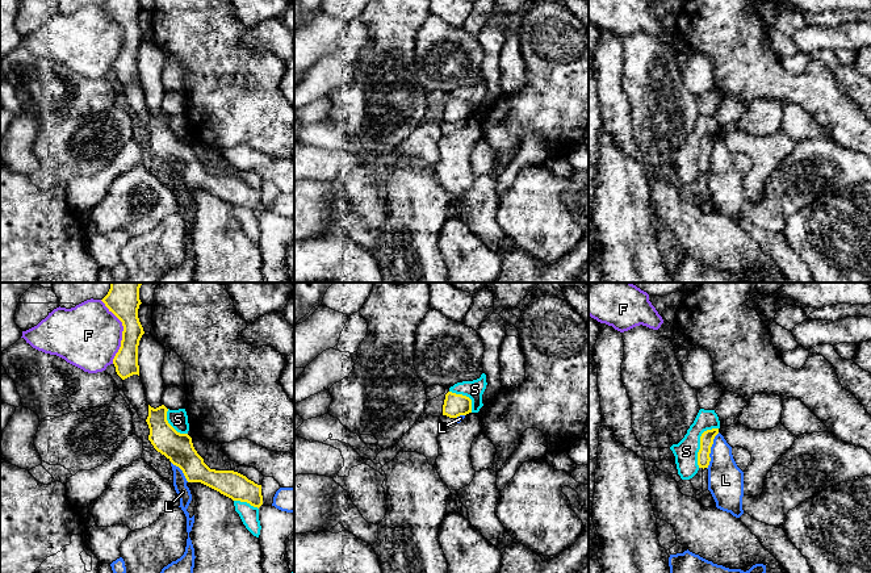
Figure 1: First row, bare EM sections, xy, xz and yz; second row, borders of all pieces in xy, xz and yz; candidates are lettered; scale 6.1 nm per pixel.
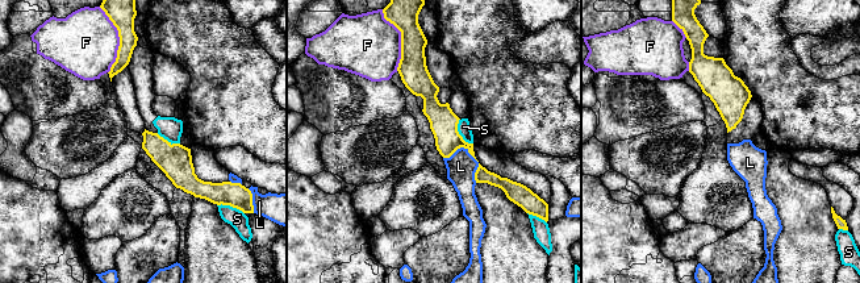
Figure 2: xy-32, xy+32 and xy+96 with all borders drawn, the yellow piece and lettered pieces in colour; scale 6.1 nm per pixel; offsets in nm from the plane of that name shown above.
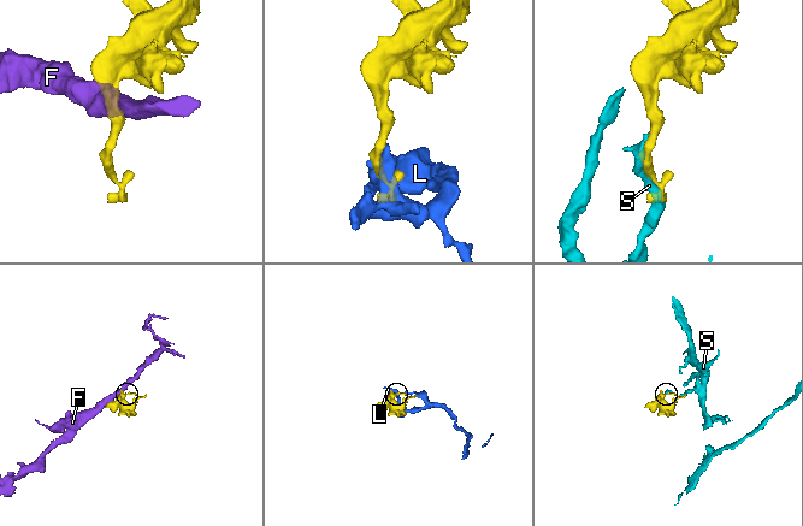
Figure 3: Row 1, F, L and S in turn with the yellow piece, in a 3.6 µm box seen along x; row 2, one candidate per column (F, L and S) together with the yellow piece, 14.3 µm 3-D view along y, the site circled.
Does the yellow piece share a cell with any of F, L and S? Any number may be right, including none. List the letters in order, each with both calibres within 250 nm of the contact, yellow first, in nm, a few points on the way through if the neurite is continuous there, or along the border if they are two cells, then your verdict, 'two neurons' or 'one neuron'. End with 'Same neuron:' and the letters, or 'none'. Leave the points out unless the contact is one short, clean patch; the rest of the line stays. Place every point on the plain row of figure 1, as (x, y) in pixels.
F: 160/400 nm | two neurons
L: 80/220 nm | two neurons
S: 80/140 nm | two neurons
Same neuron: none

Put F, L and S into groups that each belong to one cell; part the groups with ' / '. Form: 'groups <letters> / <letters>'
groups F / L / S

